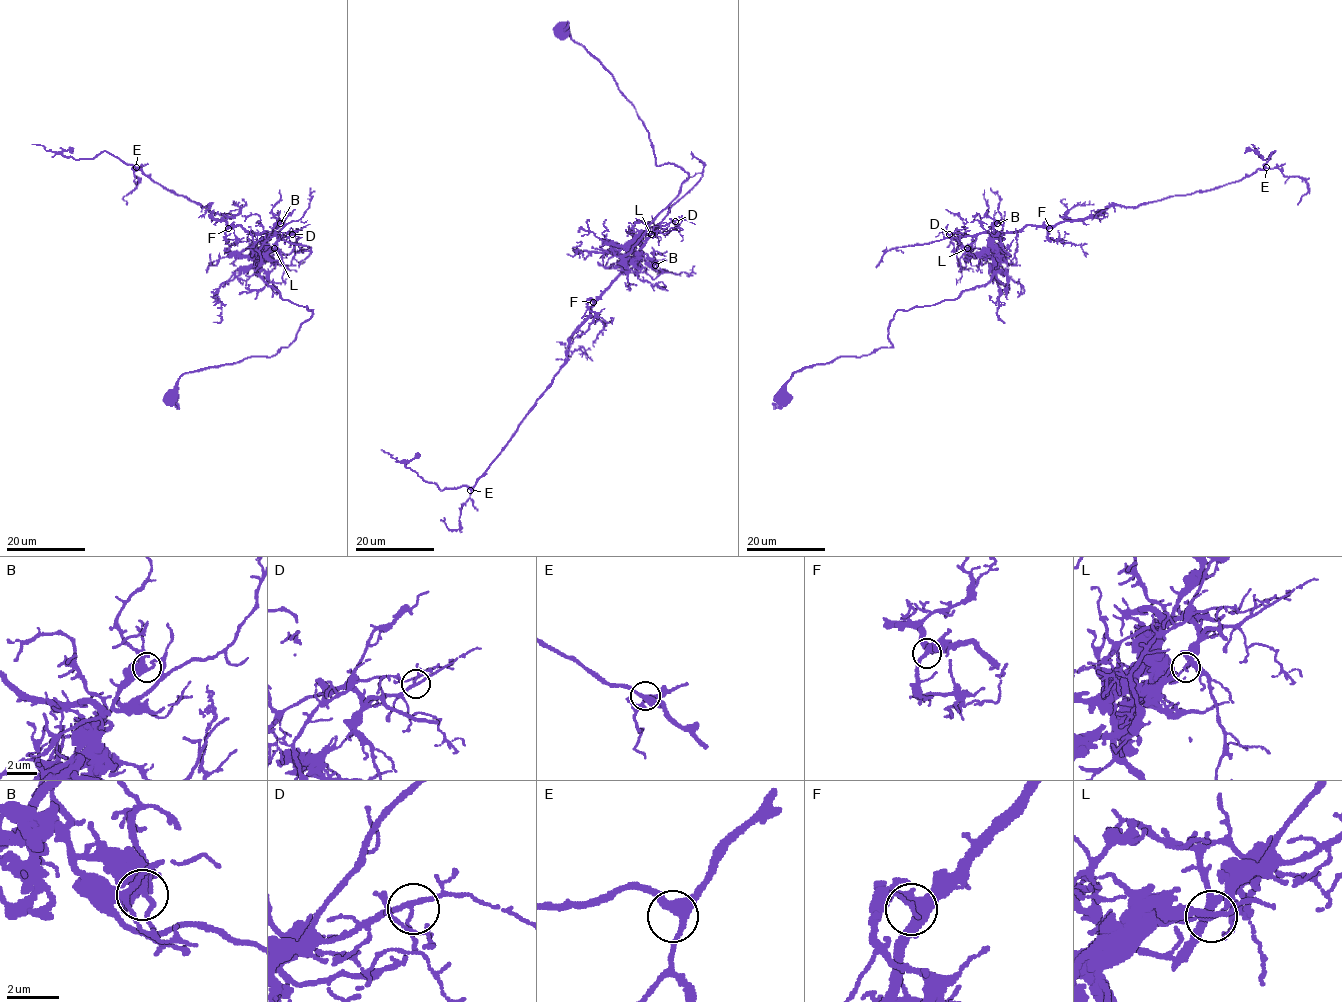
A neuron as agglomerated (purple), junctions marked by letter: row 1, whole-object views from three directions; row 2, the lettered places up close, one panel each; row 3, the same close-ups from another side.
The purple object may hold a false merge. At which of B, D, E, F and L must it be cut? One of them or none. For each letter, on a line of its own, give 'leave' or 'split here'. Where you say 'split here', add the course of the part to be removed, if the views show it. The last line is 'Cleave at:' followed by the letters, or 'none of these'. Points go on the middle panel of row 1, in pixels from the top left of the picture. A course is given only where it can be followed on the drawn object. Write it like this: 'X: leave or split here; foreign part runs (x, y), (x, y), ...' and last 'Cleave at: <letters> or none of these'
B: leave
D: leave
E: leave
F: leave
L: split here; foreign part runs (651, 234), (595, 300), (573, 335), (553, 382), (472, 487), (441, 490), (381, 449)
Cleave at: L

